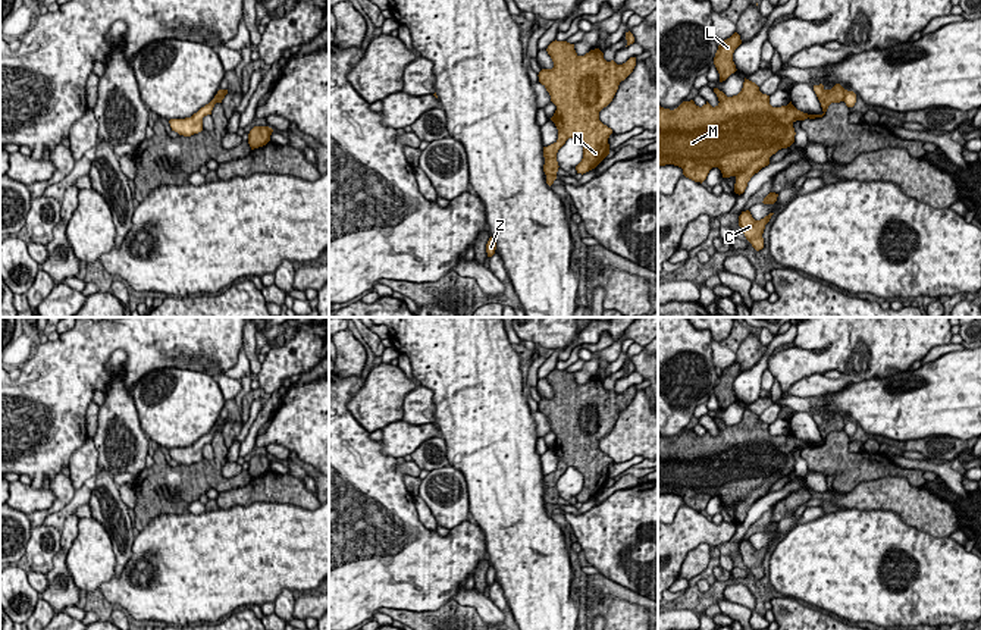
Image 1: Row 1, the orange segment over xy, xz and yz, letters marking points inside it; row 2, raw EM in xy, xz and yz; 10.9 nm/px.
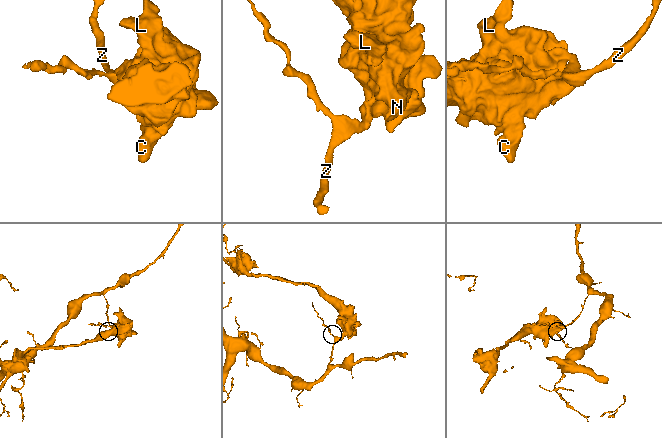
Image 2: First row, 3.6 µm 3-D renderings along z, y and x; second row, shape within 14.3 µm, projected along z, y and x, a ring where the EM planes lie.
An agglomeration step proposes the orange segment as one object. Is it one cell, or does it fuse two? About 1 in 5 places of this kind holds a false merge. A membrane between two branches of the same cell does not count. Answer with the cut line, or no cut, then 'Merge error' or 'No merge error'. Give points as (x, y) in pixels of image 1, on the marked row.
Split along yz (846, 90), (843, 100). Merge error

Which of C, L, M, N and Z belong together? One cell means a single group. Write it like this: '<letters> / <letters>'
C L M N / Z

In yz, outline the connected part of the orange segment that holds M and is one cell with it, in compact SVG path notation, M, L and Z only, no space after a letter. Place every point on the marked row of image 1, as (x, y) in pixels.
M746 78L742 91L733 97L714 88L720 101L715 107L708 101L699 107L693 100L683 101L674 110L658 106L658 167L678 166L686 178L701 184L712 167L718 167L723 178L736 178L734 192L740 195L750 178L770 164L772 154L794 142L793 123L796 120L822 117L831 103L844 101L846 90L840 84L831 90L825 90L822 84L814 85L814 91L821 103L822 115L803 113L792 101L787 106L772 107L770 95L762 94L759 87Z

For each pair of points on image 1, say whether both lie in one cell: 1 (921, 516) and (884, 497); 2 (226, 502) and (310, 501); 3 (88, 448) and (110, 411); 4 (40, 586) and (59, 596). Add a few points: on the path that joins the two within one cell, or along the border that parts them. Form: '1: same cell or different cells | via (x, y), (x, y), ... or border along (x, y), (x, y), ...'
1: same cell | via (912, 507), (900, 497), (893, 497)
2: same cell | via (247, 495), (251, 492), (290, 492)
3: different cells | border along (91, 438), (97, 451), (99, 467)
4: different cells | border along (46, 574), (47, 585), (40, 594)

